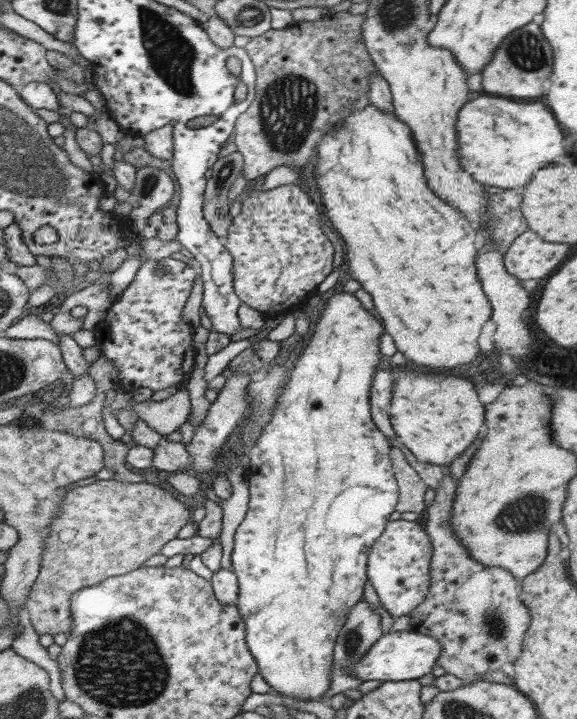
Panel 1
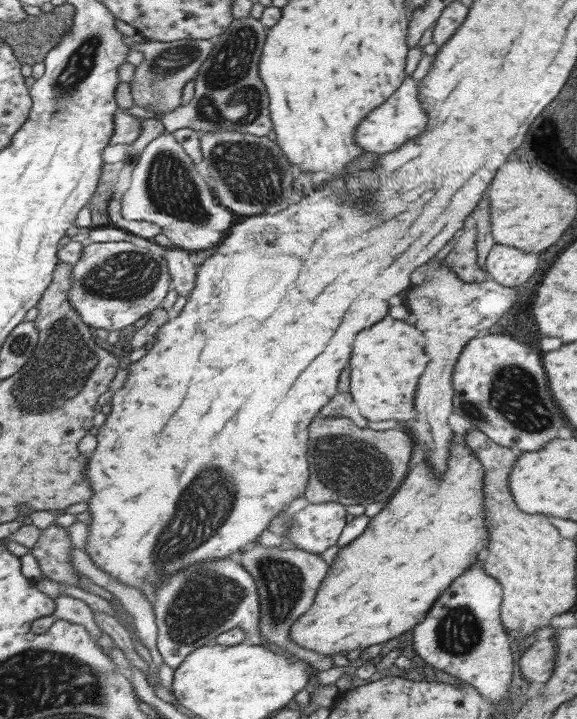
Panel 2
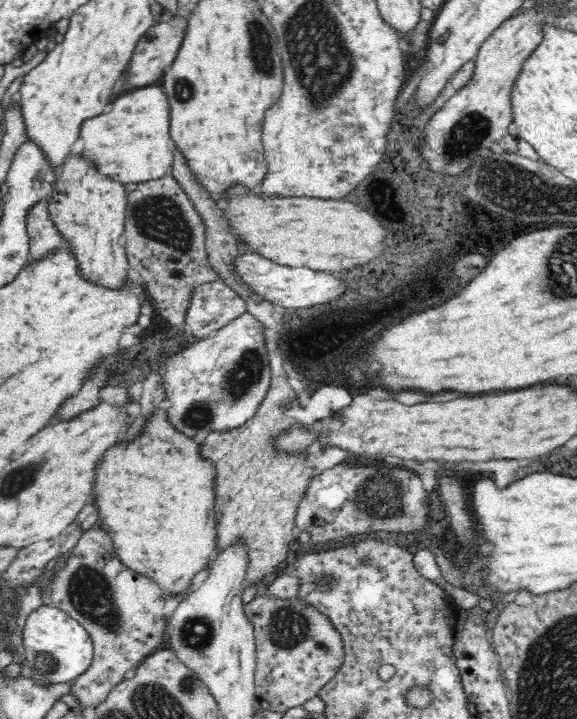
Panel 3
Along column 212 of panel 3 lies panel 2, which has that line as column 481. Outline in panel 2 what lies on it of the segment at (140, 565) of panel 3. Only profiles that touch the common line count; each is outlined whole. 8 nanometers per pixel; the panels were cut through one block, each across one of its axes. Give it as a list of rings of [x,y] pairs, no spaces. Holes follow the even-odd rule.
[[[455,434],[451,440],[445,468],[447,470],[443,474],[433,474],[425,460],[413,466],[411,474],[407,474],[407,480],[403,486],[399,486],[391,502],[387,502],[387,506],[369,520],[367,528],[349,546],[339,550],[333,564],[329,566],[329,576],[315,598],[315,606],[311,606],[311,610],[299,618],[291,630],[291,638],[299,646],[319,654],[335,656],[347,654],[355,648],[365,650],[367,646],[395,640],[399,634],[415,628],[425,618],[435,600],[451,586],[451,582],[473,566],[471,562],[475,556],[477,560],[483,560],[479,552],[487,550],[489,538],[485,532],[487,528],[483,528],[485,520],[481,514],[485,468],[481,468],[475,456],[467,450],[465,438],[459,434]]]

